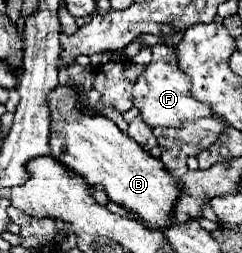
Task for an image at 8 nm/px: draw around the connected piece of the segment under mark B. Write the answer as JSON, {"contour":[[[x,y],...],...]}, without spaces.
{"contour":[[[58,86],[50,96],[50,150],[56,160],[66,164],[88,184],[100,184],[108,198],[130,214],[136,214],[150,230],[166,230],[174,220],[174,206],[180,198],[180,180],[172,176],[160,158],[142,150],[130,136],[104,116],[86,116],[78,104],[78,92],[66,86]]]}

